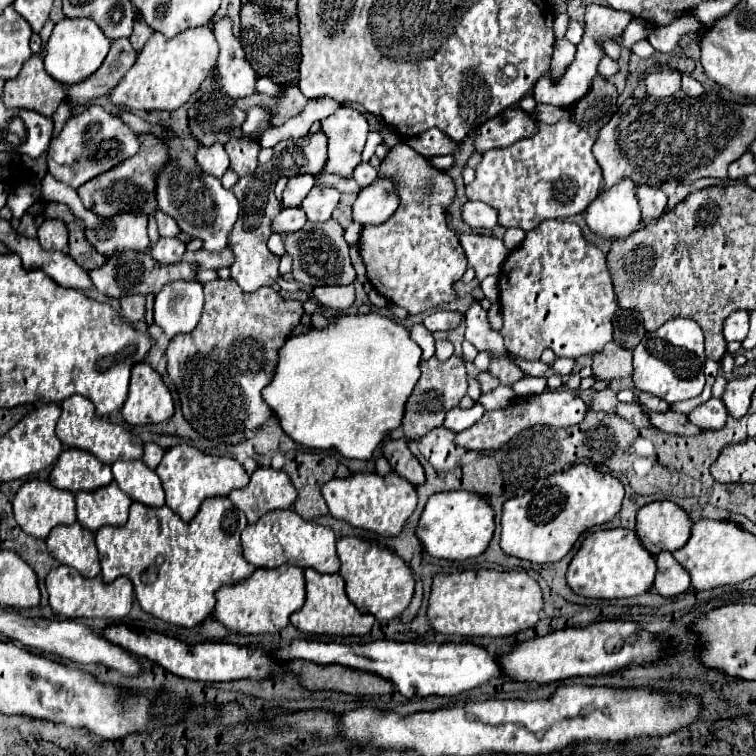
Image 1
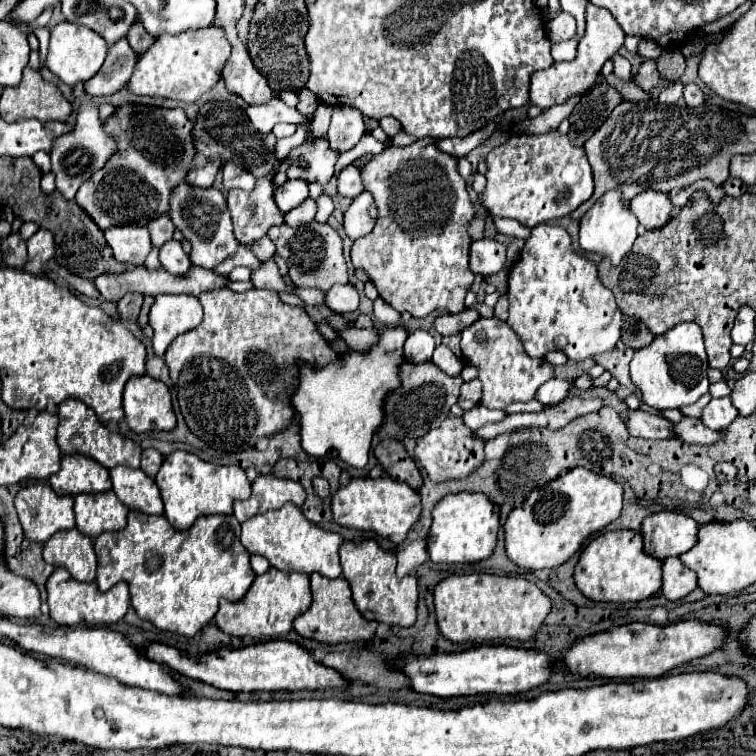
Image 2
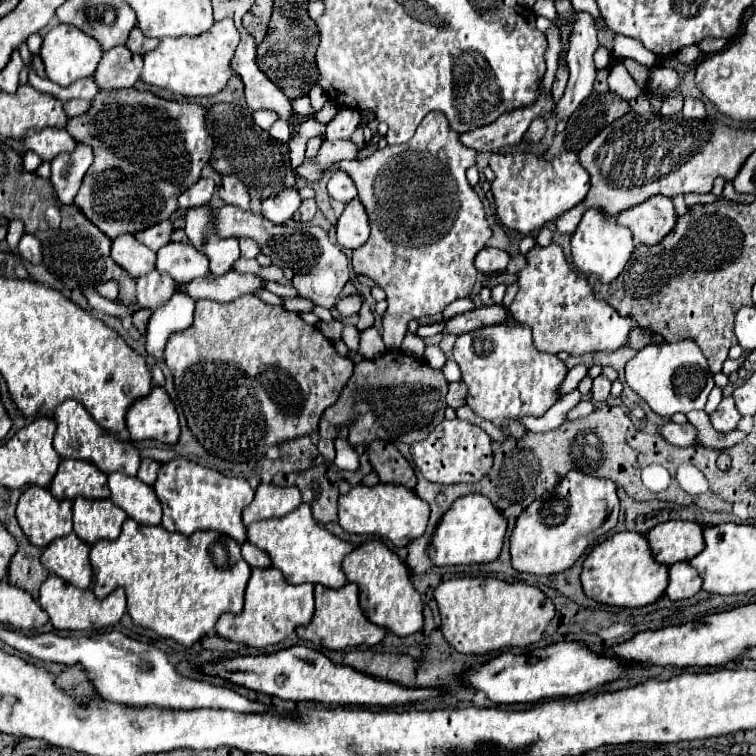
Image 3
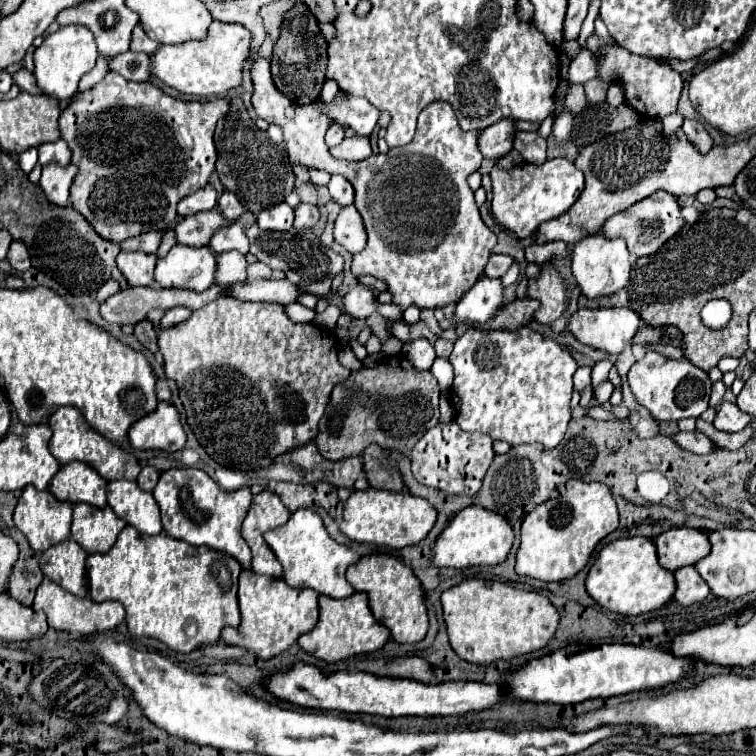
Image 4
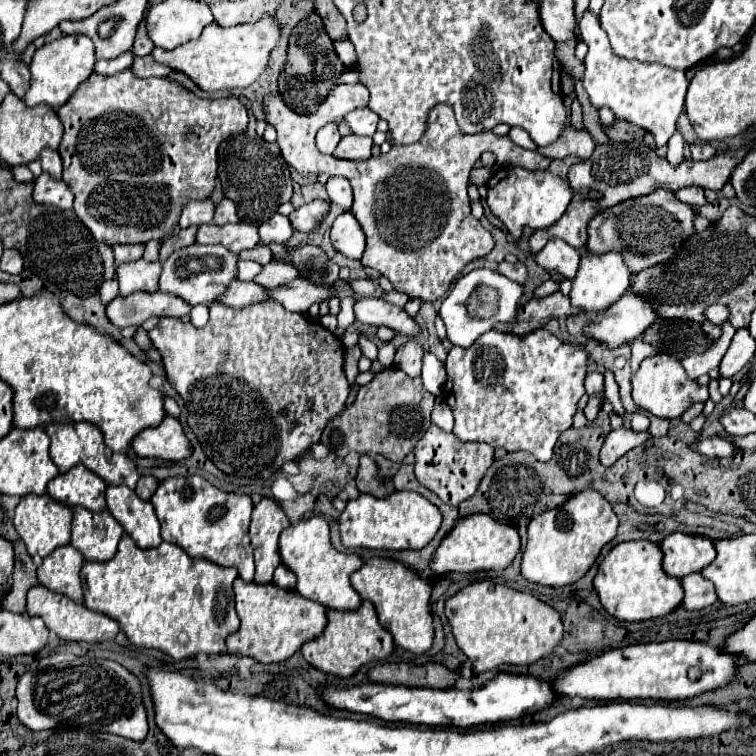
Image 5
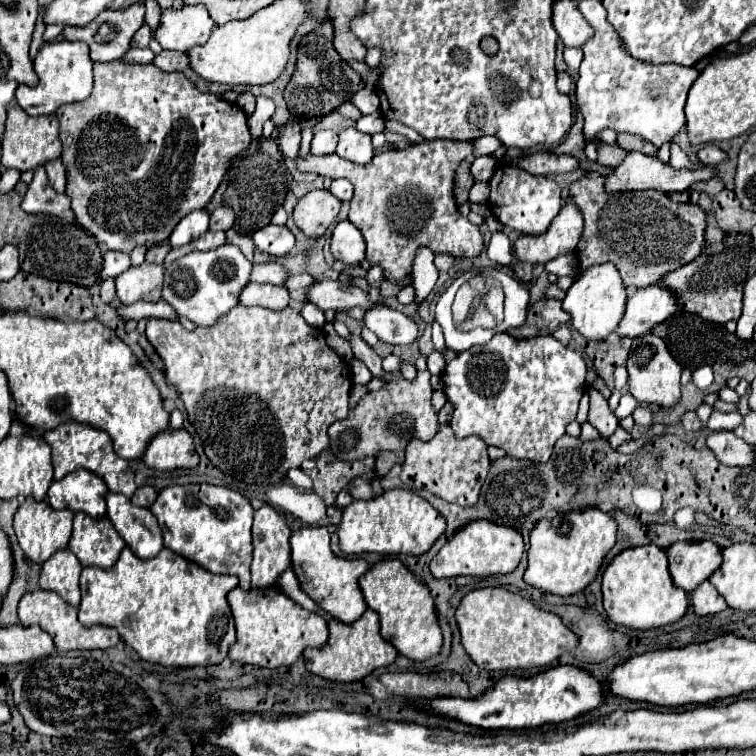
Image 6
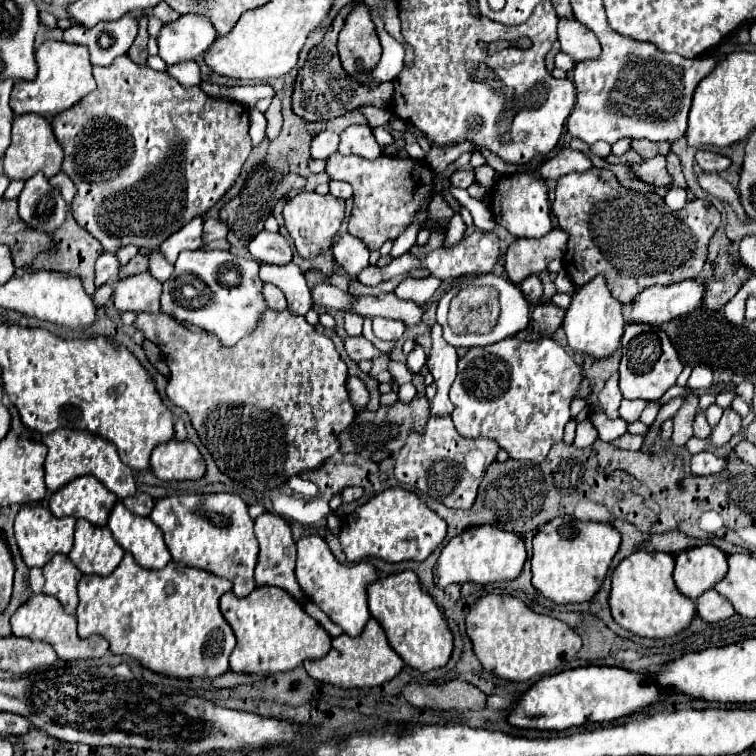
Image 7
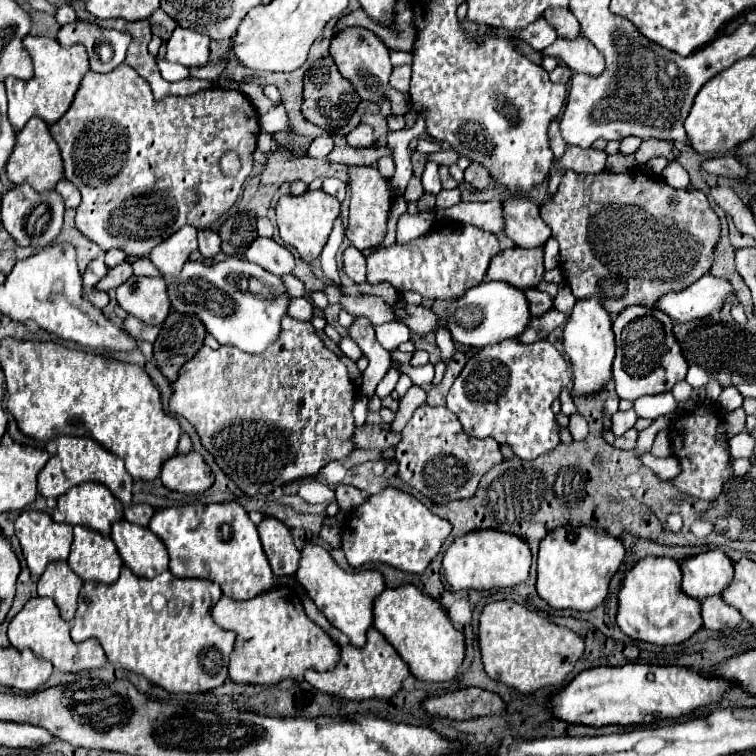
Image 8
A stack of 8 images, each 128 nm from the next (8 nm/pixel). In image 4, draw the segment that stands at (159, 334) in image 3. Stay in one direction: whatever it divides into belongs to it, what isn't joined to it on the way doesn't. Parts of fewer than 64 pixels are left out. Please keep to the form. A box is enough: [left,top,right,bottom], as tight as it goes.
[160,308,190,328]

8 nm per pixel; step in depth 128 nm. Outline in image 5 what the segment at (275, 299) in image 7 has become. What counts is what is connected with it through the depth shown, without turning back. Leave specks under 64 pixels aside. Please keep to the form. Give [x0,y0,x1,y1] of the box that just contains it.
[222,280,270,308]

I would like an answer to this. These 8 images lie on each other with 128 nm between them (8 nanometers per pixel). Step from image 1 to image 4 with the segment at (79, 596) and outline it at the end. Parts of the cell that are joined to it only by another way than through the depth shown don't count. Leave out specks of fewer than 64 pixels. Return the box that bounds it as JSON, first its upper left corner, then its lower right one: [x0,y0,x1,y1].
[32,578,124,636]

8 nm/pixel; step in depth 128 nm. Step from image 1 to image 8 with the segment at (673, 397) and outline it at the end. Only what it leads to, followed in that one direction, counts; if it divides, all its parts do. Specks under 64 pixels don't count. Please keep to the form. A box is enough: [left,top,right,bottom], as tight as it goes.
[612,306,688,400]

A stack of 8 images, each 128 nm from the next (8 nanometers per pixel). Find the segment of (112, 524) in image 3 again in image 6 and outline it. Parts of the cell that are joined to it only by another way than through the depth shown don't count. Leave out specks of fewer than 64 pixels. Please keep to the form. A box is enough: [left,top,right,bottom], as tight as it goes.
[68,512,124,570]

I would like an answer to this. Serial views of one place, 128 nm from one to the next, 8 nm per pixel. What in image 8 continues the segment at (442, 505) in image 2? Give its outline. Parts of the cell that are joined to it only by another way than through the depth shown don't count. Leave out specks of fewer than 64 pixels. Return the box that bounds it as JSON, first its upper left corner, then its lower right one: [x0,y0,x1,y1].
[442,530,532,592]

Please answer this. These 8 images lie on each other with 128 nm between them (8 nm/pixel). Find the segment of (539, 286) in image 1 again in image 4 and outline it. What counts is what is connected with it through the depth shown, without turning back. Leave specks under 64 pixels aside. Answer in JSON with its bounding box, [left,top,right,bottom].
[528,262,642,354]

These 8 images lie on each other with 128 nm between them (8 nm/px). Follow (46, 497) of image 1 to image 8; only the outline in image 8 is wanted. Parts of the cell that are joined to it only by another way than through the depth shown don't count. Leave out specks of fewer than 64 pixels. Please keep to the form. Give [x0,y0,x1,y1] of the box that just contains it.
[16,510,72,576]

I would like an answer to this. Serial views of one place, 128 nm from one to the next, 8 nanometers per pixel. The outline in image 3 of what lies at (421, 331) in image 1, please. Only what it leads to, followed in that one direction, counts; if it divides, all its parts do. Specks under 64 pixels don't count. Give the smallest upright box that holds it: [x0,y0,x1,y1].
[402,332,424,358]

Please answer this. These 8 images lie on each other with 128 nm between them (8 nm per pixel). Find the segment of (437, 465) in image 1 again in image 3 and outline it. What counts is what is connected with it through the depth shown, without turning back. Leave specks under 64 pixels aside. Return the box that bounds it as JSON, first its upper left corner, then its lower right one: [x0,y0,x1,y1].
[412,418,492,484]

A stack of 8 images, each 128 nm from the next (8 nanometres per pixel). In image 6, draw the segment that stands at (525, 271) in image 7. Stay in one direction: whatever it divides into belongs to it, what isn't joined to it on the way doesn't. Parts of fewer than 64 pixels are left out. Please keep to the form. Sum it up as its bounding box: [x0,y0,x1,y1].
[514,202,582,264]

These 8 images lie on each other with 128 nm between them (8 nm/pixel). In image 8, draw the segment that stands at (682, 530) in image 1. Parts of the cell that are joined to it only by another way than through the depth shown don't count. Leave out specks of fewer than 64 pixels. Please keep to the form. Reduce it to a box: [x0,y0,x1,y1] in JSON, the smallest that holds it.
[682,550,734,600]

